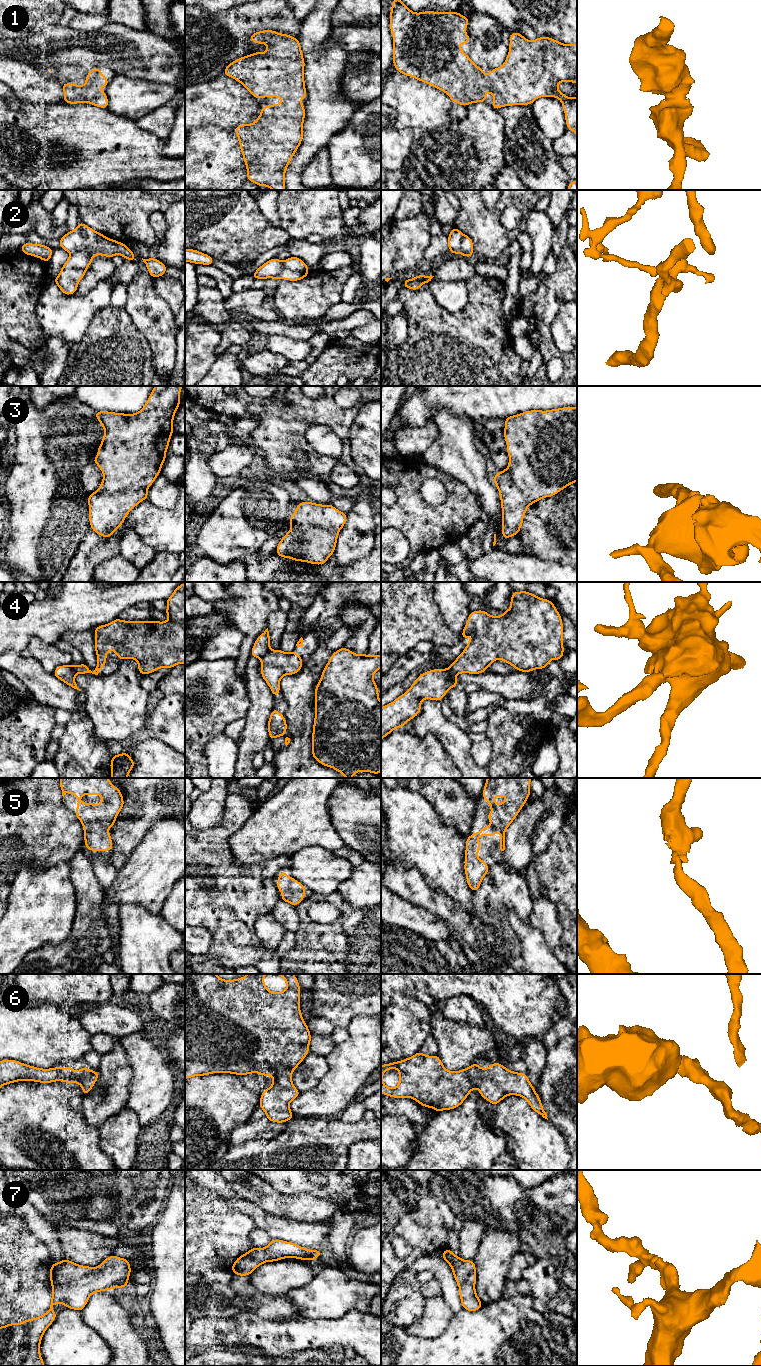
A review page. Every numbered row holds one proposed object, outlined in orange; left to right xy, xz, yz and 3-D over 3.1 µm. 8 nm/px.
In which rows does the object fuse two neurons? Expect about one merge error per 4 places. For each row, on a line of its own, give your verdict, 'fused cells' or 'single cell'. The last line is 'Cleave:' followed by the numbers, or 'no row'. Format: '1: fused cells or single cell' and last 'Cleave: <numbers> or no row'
1: single cell
2: fused cells
3: single cell
4: fused cells
5: single cell
6: single cell
7: single cell
Cleave: 2, 4

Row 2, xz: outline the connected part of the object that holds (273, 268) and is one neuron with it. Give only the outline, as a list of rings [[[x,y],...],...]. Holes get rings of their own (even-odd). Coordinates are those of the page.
[[[272,258],[261,265],[253,274],[254,279],[268,279],[273,278],[277,280],[285,279],[289,281],[299,281],[304,279],[310,270],[292,271],[283,265],[283,261]]]

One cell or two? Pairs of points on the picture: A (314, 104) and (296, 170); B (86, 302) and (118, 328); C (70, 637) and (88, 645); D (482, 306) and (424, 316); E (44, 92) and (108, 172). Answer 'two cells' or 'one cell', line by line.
A: one cell
B: two cells
C: one cell
D: one cell
E: two cells

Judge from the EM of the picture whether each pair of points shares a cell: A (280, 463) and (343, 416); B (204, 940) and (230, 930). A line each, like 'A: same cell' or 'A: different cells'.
A: same cell
B: different cells

